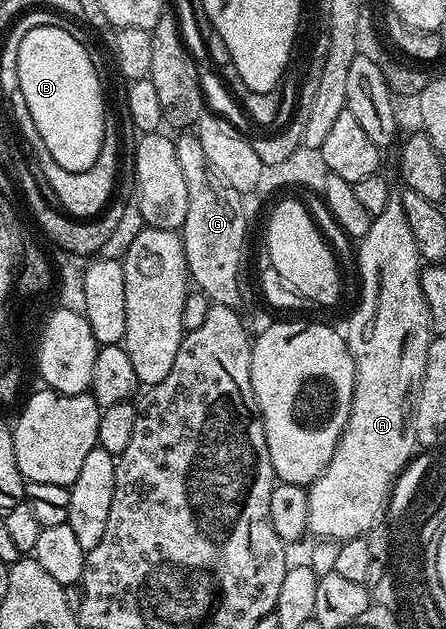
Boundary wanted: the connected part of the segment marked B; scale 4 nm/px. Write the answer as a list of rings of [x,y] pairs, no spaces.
[[[63,27],[32,28],[21,41],[20,54],[17,57],[19,69],[18,93],[24,96],[24,104],[28,104],[28,112],[32,112],[32,120],[36,124],[36,132],[46,137],[46,146],[54,150],[54,159],[62,166],[72,169],[90,164],[96,152],[96,136],[98,135],[98,105],[96,104],[96,84],[100,81],[94,70],[86,62],[86,54],[81,54],[80,47],[72,44],[66,37]]]

